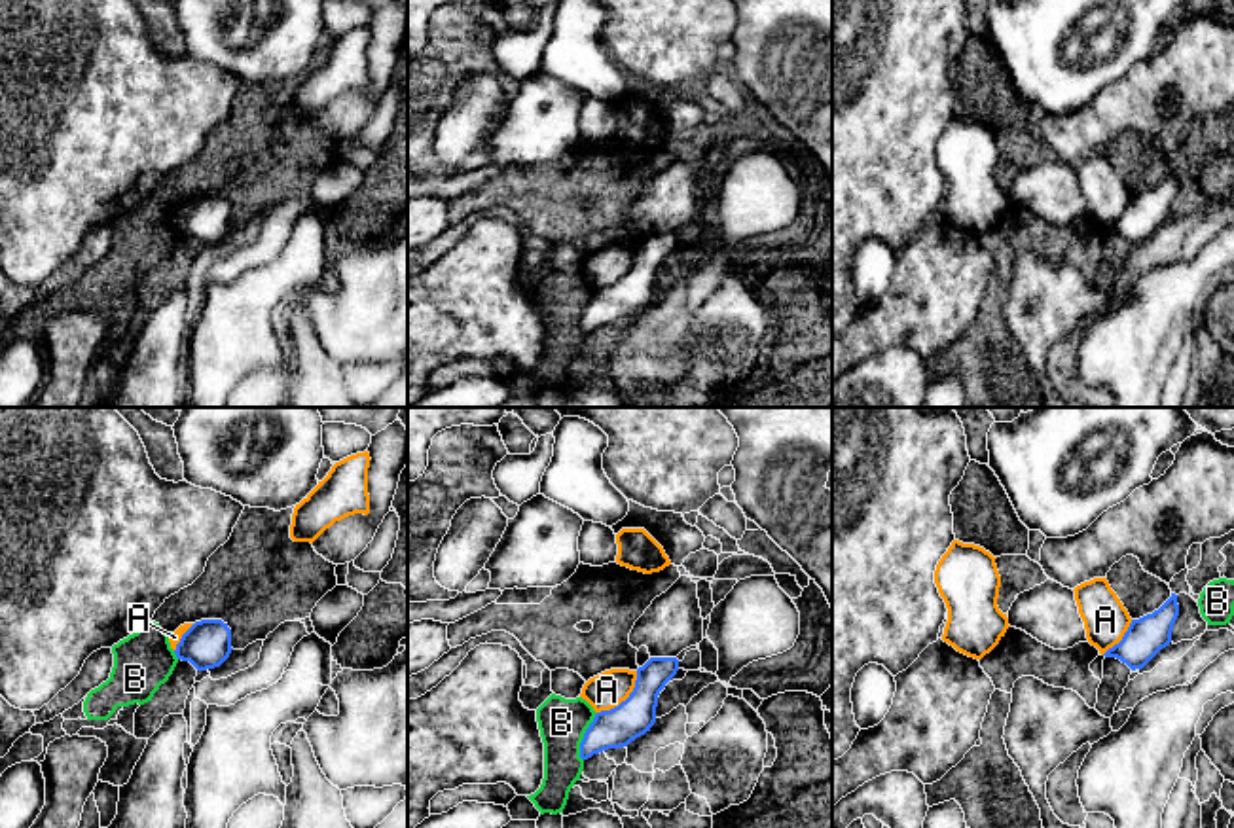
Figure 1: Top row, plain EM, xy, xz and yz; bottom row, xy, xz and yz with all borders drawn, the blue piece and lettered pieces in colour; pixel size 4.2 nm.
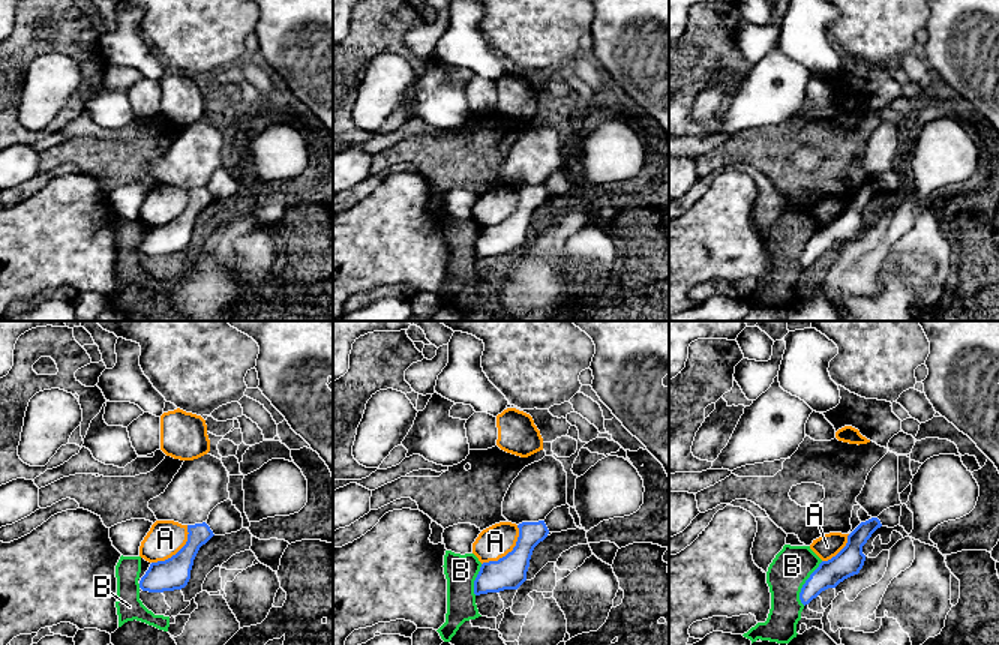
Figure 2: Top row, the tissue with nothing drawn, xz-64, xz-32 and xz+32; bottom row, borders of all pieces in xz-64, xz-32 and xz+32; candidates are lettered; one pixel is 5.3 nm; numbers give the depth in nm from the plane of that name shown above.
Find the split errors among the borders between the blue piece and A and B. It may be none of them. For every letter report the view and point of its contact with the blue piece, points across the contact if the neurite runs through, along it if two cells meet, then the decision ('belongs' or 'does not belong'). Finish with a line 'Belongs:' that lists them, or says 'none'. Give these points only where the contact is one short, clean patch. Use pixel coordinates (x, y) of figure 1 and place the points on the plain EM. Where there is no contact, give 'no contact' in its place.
A: meets blue in xz at (626, 275); border along xz (637, 247), (634, 266), (616, 281), (598, 288); does not belong
B: meets blue in xz at (584, 313); does not belong
Belongs: none

